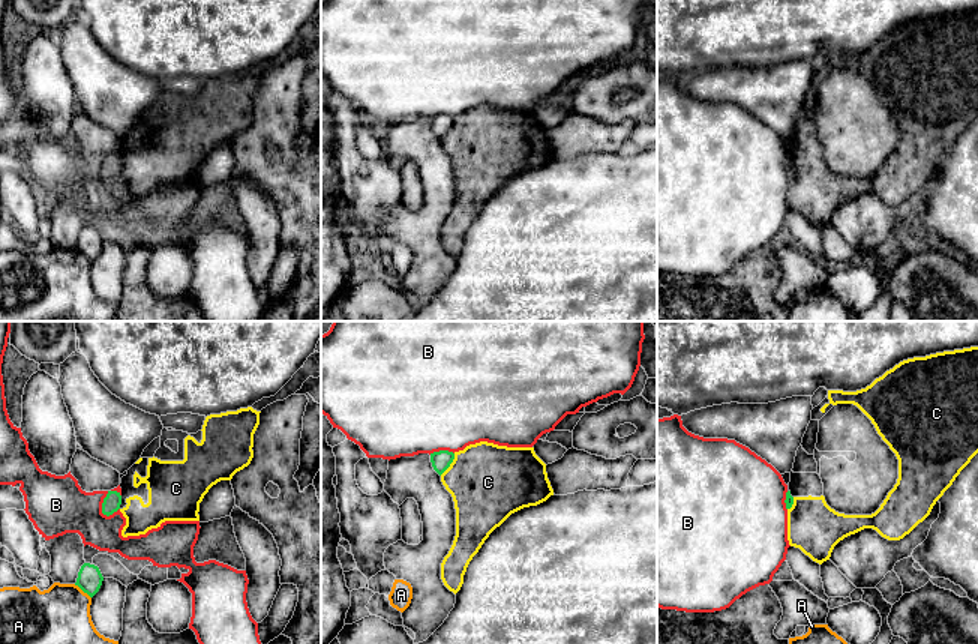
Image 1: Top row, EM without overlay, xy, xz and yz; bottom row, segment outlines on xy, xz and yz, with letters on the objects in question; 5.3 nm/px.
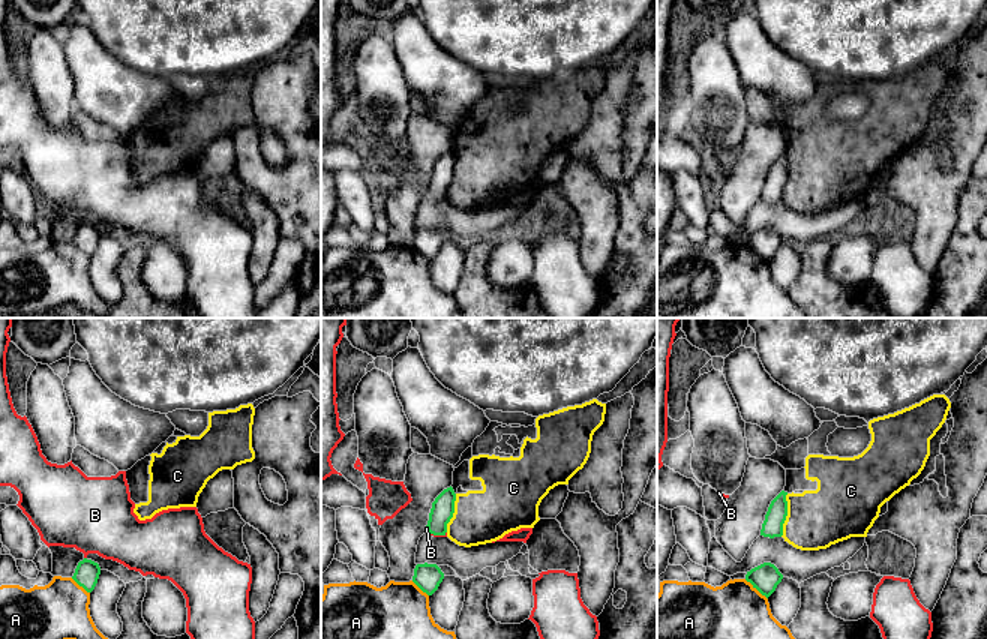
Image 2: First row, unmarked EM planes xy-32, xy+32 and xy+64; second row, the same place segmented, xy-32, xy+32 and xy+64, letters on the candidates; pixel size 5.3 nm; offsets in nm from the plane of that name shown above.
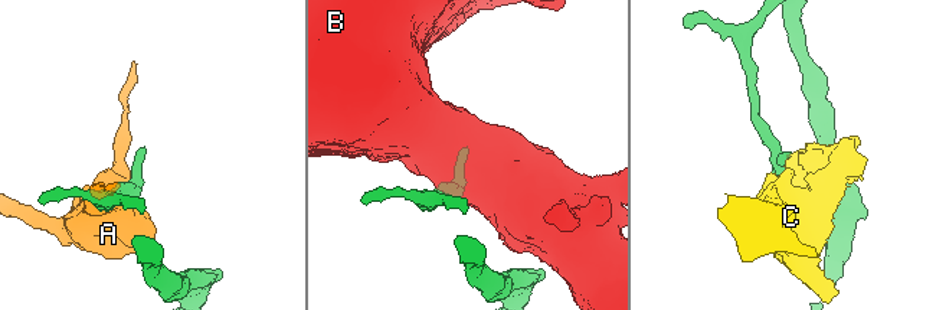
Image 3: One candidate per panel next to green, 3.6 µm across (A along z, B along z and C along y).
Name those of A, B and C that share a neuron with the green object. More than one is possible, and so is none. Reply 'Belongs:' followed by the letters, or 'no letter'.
Belongs: no letter

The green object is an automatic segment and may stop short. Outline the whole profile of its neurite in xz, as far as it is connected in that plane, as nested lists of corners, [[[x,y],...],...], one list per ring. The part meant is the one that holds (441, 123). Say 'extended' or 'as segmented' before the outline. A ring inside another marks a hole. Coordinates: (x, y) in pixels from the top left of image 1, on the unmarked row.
as segmented; [[[440,114],[430,117],[430,126],[434,134],[441,140],[453,126],[454,117],[448,114]]]

